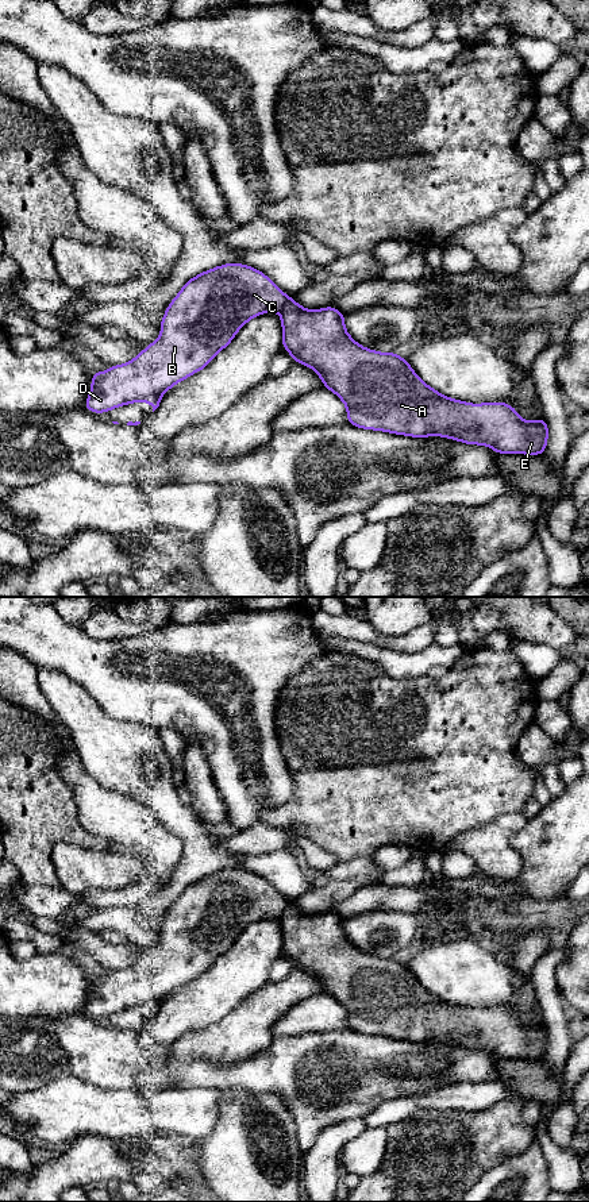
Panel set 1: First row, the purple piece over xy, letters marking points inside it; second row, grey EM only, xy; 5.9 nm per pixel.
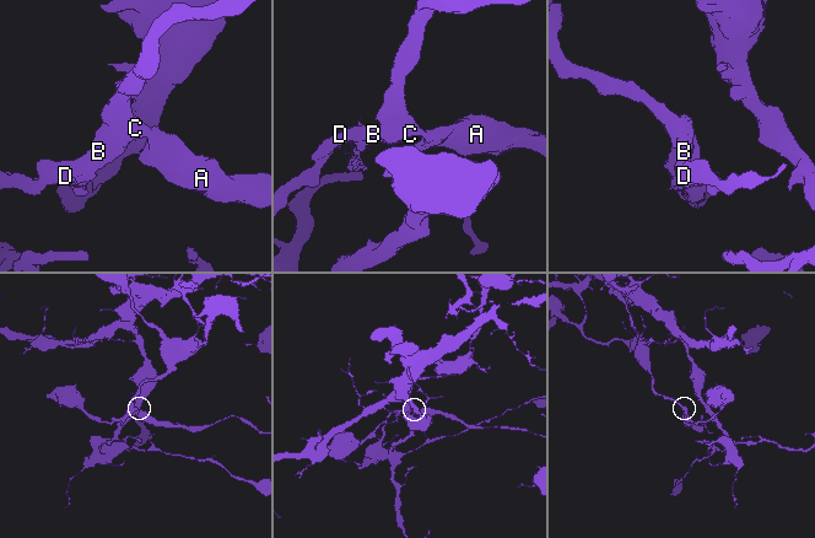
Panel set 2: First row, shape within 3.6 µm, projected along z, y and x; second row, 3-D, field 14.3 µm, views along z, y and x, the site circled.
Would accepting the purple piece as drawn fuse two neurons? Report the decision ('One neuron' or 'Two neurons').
Two neurons

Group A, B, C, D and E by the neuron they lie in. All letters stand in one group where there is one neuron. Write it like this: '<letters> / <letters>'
A E / B C D

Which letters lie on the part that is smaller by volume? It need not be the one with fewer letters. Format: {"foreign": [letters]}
{"foreign": ["A", "E"]}

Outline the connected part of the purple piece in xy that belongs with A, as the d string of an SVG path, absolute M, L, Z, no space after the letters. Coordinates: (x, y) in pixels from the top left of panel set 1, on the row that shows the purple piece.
M289 297L280 315L282 347L293 362L315 370L324 388L344 402L351 425L412 438L443 436L489 446L498 454L544 454L548 439L544 416L526 421L507 402L470 404L440 394L419 378L405 358L358 344L346 331L344 315L334 307L309 311Z

